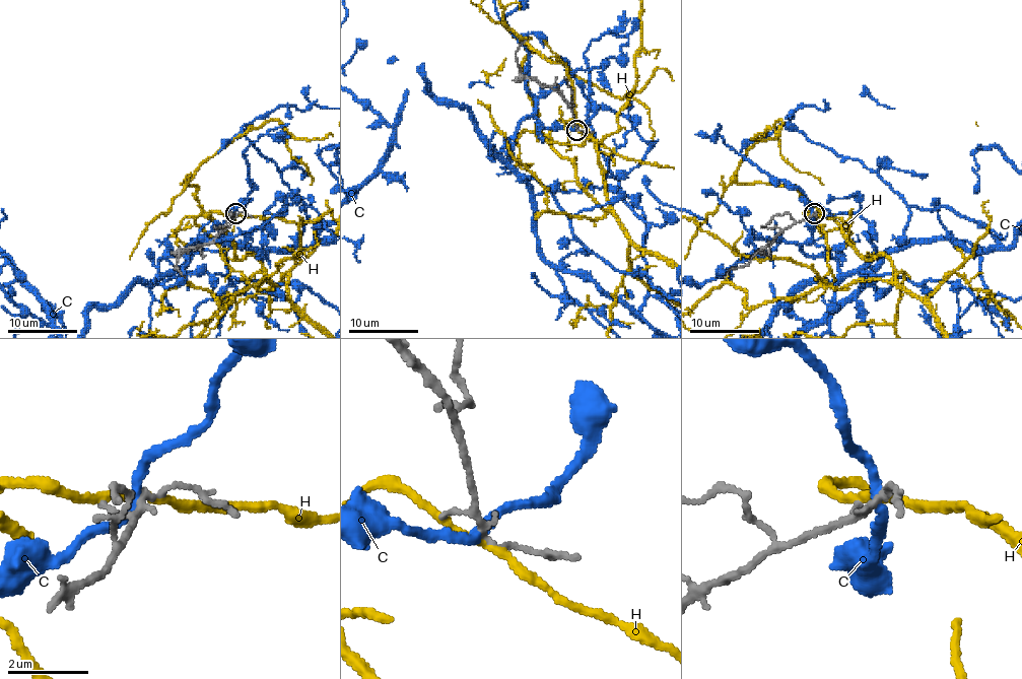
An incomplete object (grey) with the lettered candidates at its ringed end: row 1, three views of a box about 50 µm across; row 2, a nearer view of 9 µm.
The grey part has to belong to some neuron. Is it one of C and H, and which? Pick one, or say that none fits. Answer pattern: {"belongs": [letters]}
{"belongs": []}

